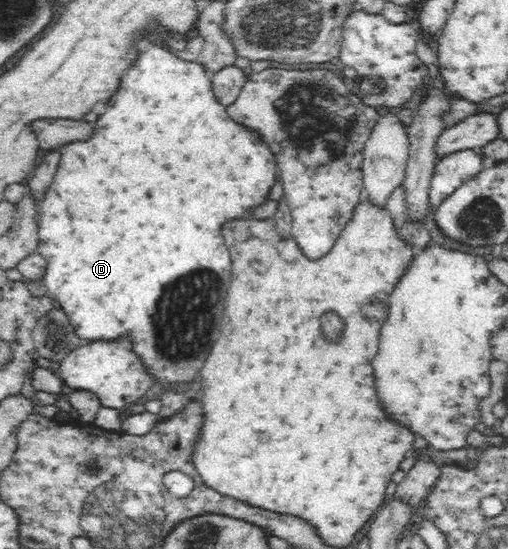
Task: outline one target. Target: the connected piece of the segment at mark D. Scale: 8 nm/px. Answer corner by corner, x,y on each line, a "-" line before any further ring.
143,43
137,59
128,67
119,84
119,91
111,97
105,113
97,119
95,131
87,141
77,141
59,147
61,161
57,175
39,202
39,245
37,252
47,260
43,281
49,289
49,296
62,308
72,324
75,333
83,342
97,340
118,340
125,334
131,338
133,352
143,360
147,372
155,376
153,381
188,382
196,384
193,375
203,367
211,345
219,337
219,323
223,317
223,303
231,281
231,257
223,243
221,223
243,215
245,211
261,205
268,199
267,193
277,181
275,155
259,133
235,123
227,115
226,107
217,100
213,91
212,78
205,66
193,60
184,60
161,44

